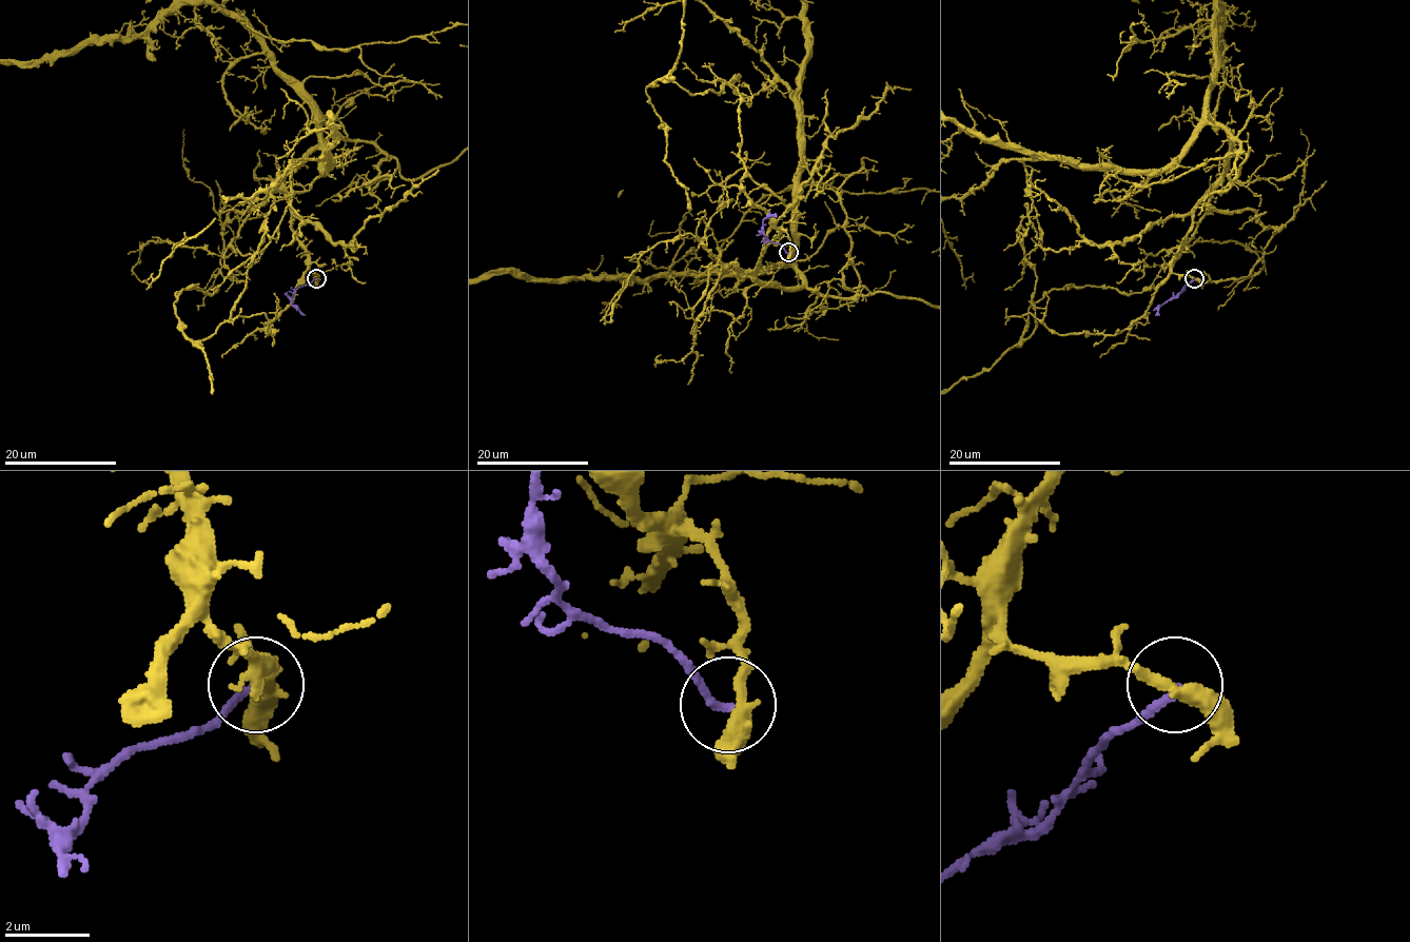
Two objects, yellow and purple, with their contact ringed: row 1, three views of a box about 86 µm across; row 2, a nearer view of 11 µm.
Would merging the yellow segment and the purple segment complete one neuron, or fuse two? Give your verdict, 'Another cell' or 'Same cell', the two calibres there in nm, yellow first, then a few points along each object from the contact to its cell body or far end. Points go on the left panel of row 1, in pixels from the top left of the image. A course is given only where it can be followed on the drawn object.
Another cell. Thickness 400 nm (yellow) against 190 nm. Course of yellow: (317, 278), (284, 179), (334, 135), (375, 143), (410, 179), (455, 161). Course of purple: (315, 278), (296, 290), (290, 299), (293, 307), (305, 315)

